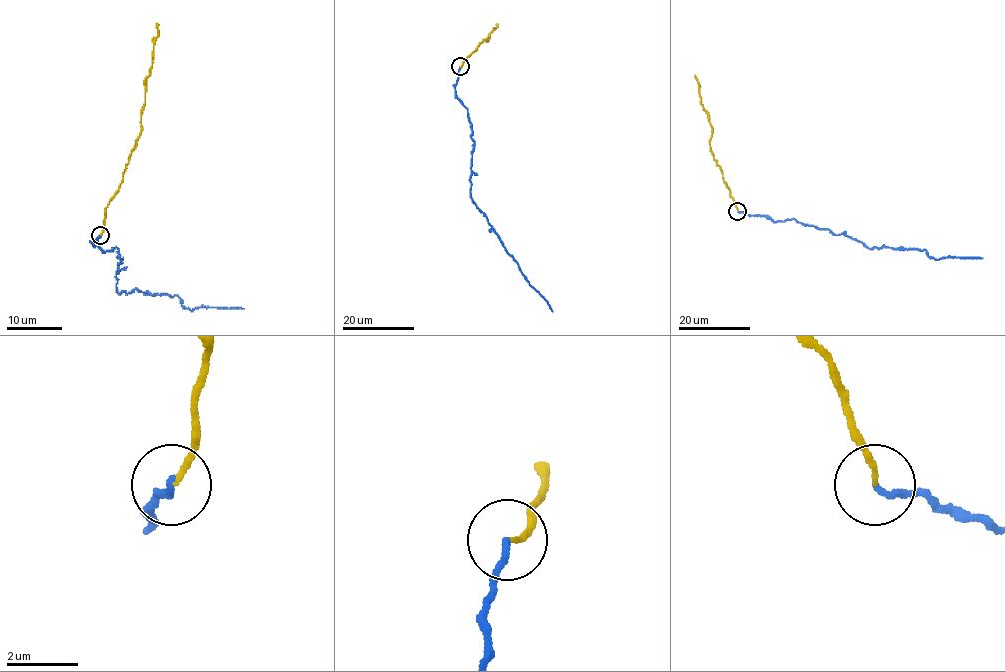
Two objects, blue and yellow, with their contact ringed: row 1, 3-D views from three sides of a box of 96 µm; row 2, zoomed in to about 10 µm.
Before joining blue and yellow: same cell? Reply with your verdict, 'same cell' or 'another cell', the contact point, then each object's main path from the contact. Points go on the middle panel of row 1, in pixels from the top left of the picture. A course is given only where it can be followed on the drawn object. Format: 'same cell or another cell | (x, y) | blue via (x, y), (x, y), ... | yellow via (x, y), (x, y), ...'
another cell | (460, 66) | blue via (460, 67), (455, 94), (467, 109), (473, 133), (472, 201), (483, 213), (526, 280), (552, 311) | yellow via (460, 67), (480, 42), (486, 38), (488, 41), (496, 24)

